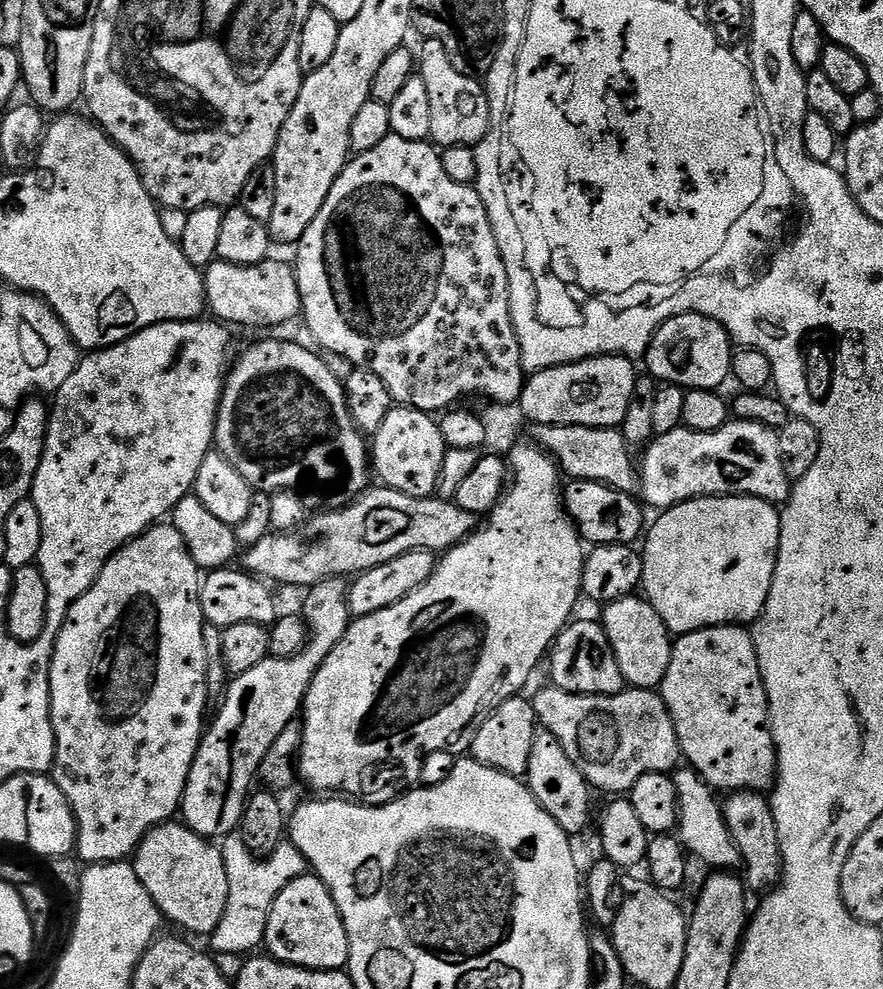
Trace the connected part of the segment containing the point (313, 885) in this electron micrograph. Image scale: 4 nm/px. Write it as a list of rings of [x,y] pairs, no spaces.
[[[315,874],[294,878],[274,900],[263,942],[267,955],[295,968],[338,972],[348,967],[350,942],[338,906],[323,880]]]

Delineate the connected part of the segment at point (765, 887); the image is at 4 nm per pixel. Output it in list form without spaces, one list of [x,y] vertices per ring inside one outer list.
[[[747,790],[733,792],[723,801],[722,807],[724,809],[724,821],[730,830],[730,838],[734,838],[734,842],[740,851],[742,879],[745,885],[753,893],[767,894],[771,892],[779,884],[780,877],[784,874],[784,859],[782,858],[782,846],[778,842],[778,826],[774,822],[769,797],[764,792],[750,792]]]

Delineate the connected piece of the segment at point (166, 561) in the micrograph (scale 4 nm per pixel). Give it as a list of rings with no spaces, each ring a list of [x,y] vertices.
[[[161,522],[146,529],[138,538],[123,544],[106,562],[90,590],[86,590],[86,594],[82,594],[82,598],[78,598],[78,602],[74,602],[66,614],[66,622],[58,634],[50,662],[50,702],[56,739],[56,753],[50,775],[72,807],[76,819],[74,852],[77,857],[80,855],[85,860],[85,865],[127,861],[150,829],[169,823],[175,817],[172,815],[181,811],[186,782],[190,778],[192,763],[206,731],[204,711],[208,708],[208,688],[210,689],[208,649],[204,647],[206,621],[200,605],[201,583],[202,569],[194,562],[182,534],[172,523]]]

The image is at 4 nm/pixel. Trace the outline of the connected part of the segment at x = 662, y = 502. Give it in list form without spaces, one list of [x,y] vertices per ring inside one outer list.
[[[733,419],[713,432],[695,432],[681,426],[670,434],[656,436],[643,452],[638,496],[649,509],[673,508],[676,504],[697,500],[700,496],[757,496],[780,506],[792,495],[794,484],[788,479],[782,466],[782,450],[777,429],[767,428],[749,420]]]

